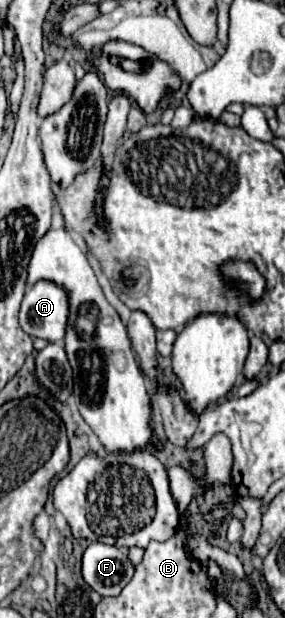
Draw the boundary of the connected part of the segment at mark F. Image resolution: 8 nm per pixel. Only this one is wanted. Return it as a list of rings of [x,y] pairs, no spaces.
[[[92,543],[82,557],[84,581],[102,597],[118,595],[134,575],[128,553],[114,545]]]

